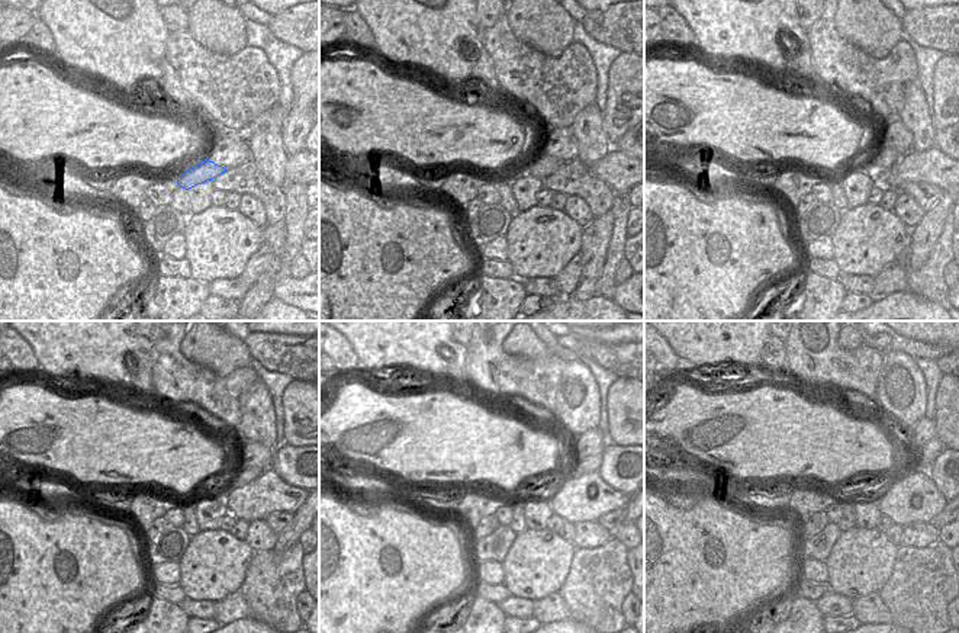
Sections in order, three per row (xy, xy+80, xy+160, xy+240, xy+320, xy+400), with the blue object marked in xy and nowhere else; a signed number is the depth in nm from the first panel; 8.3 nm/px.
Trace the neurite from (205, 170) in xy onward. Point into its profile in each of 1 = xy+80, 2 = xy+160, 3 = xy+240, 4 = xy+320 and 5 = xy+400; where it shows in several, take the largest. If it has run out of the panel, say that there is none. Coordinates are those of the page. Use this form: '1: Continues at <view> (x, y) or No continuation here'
1: Continues at xy+80 (543, 166)
2: Continues at xy+160 (884, 158)
3: Continues at xy+240 (244, 475)
4: Continues at xy+320 (589, 465)
5: Continues at xy+400 (927, 455)

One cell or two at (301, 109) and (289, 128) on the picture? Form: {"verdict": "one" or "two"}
{"verdict": "one"}

